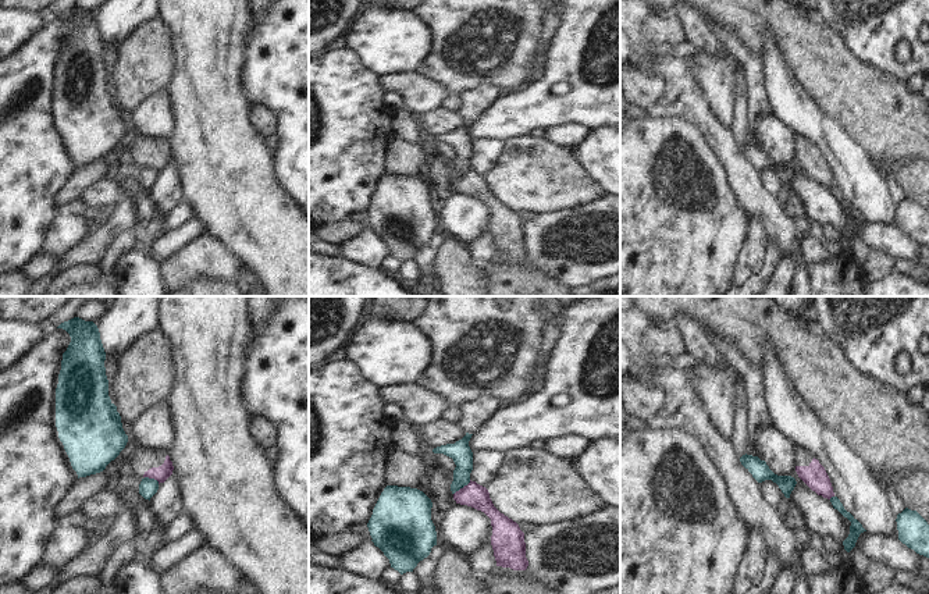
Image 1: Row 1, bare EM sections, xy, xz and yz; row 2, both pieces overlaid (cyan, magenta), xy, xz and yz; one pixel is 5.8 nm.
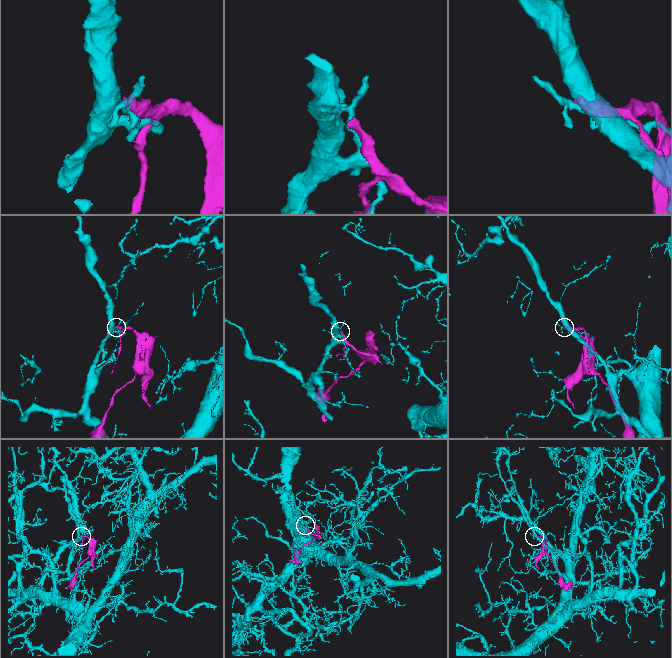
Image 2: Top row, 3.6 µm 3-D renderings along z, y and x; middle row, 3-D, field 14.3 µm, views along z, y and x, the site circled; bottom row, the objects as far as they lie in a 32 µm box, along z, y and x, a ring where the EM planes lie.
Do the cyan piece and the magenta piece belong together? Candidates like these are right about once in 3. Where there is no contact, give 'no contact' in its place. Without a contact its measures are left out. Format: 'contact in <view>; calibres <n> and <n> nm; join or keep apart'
contact in xz; calibres 120 and 140 nm; keep apart

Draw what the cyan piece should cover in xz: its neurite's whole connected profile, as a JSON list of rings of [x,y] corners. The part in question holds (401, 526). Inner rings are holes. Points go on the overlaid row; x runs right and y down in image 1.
[[[387,485],[367,523],[371,541],[401,575],[413,572],[437,545],[431,499],[420,490]]]

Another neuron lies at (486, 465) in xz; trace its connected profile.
[[[476,452],[473,453],[470,480],[487,488],[494,480],[496,480],[503,465],[505,452]]]

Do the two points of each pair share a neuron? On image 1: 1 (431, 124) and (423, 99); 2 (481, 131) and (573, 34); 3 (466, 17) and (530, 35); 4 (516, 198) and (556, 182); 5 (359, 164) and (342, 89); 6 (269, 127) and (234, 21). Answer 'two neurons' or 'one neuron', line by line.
1: two neurons
2: one neuron
3: one neuron
4: one neuron
5: one neuron
6: two neurons

